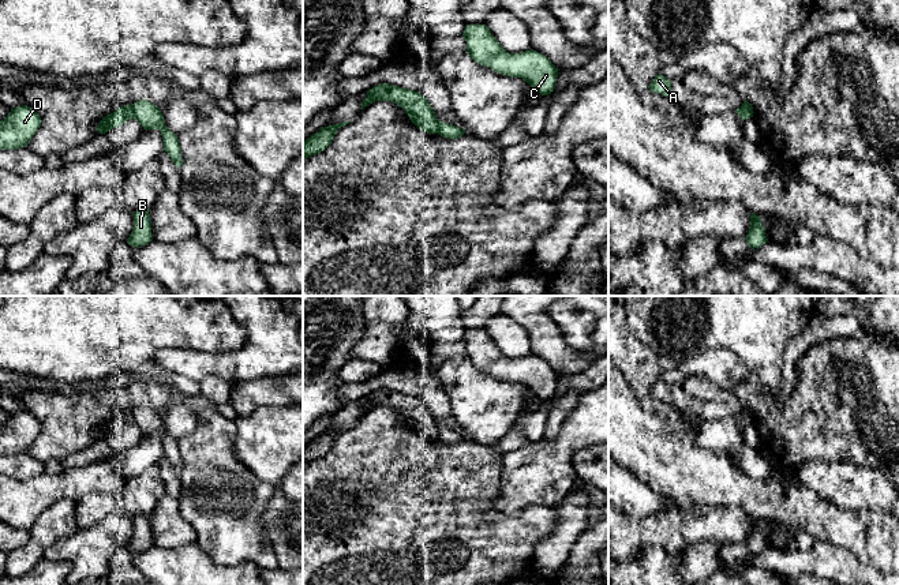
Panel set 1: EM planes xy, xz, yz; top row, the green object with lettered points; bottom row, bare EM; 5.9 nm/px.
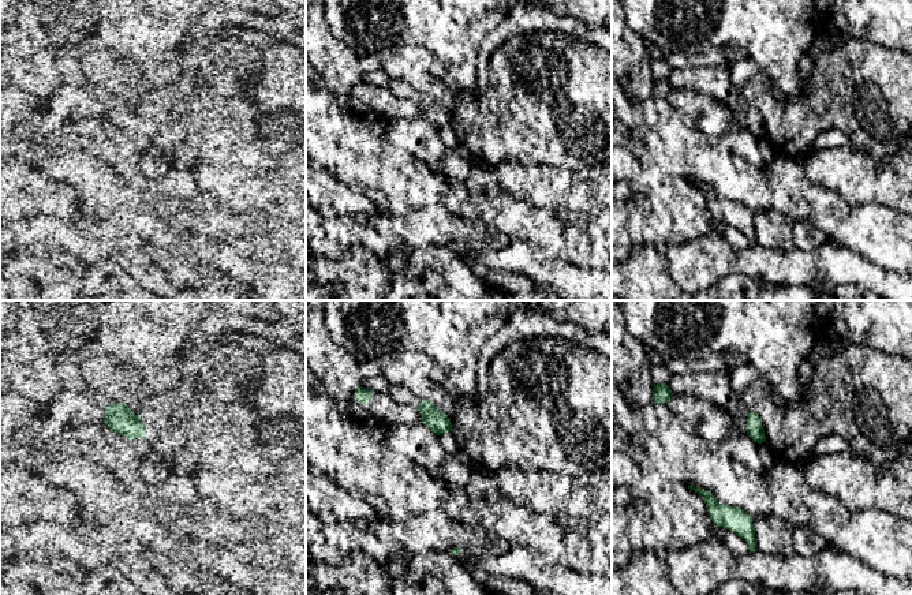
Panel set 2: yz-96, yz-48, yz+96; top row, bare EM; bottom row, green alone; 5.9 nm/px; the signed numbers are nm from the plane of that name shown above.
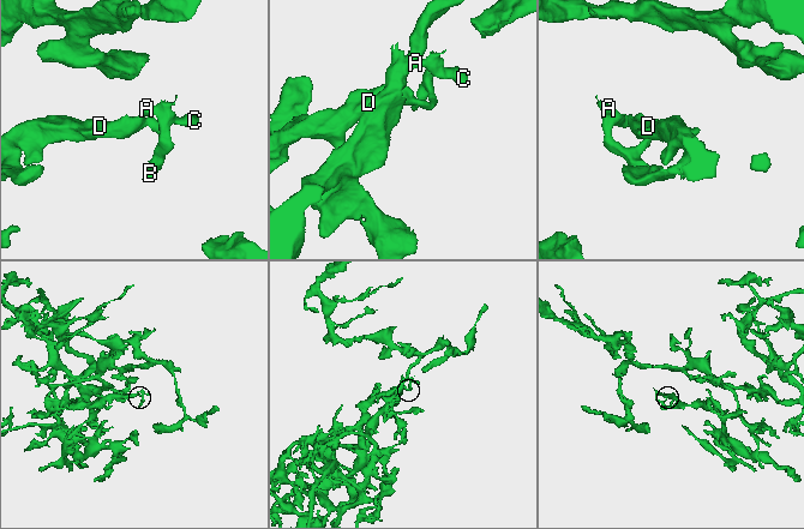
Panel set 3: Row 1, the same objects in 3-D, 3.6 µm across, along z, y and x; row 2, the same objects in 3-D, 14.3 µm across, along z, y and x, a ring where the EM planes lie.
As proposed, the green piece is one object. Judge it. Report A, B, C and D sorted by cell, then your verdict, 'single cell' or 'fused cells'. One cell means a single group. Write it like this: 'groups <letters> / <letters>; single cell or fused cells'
groups A B C / D; fused cells

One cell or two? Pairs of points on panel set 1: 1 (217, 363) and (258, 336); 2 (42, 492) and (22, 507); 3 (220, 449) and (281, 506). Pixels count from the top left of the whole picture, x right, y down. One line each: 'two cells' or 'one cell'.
1: one cell
2: one cell
3: two cells

